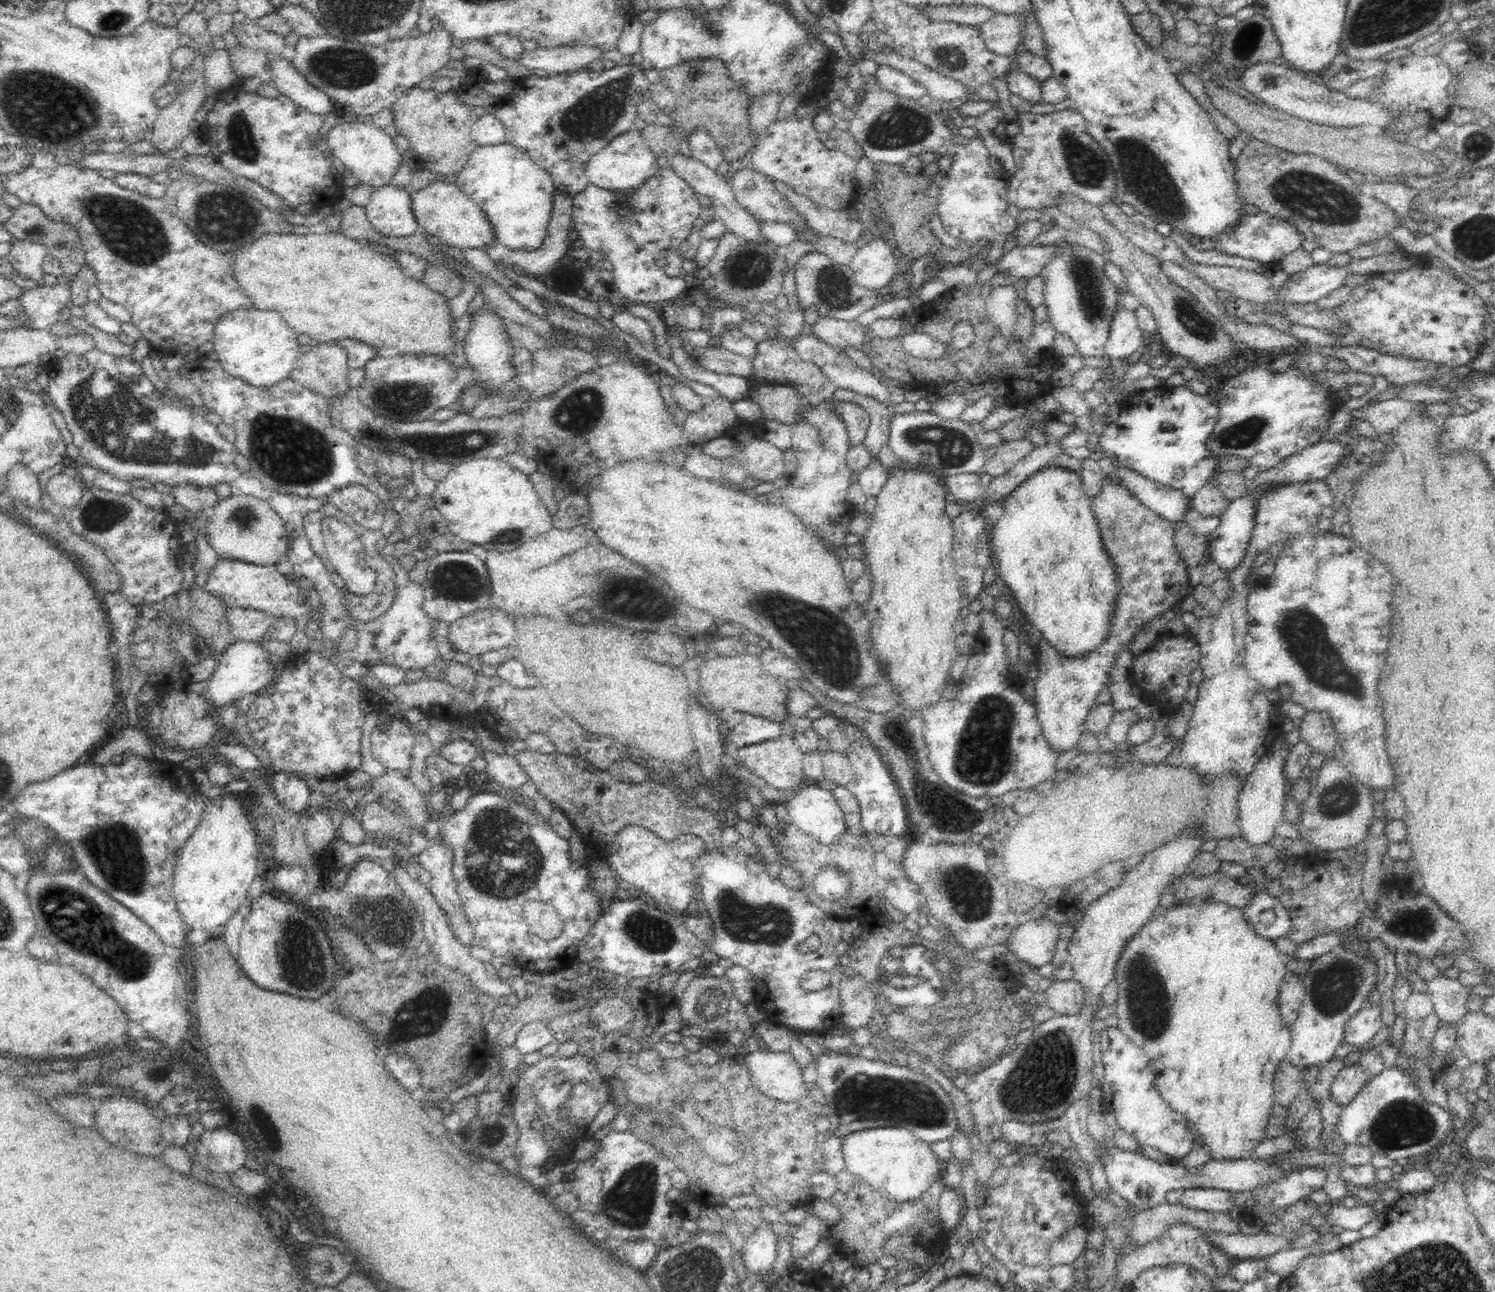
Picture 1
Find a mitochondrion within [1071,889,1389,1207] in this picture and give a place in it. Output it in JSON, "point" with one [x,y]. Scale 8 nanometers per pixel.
{"point":[1149,1013]}

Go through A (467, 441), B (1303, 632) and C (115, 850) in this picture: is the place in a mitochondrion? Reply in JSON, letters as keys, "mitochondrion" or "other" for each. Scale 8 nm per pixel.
{"A":"mitochondrion","B":"mitochondrion","C":"mitochondrion"}

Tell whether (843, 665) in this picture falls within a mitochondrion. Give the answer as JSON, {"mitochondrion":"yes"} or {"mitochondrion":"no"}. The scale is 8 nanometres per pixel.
{"mitochondrion":"yes"}

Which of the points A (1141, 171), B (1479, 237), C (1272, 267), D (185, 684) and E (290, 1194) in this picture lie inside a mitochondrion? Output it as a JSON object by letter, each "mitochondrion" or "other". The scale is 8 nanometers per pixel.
{"A":"mitochondrion","B":"mitochondrion","C":"other","D":"other","E":"other"}

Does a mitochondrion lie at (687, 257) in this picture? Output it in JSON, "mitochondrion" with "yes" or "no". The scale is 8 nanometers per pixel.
{"mitochondrion":"no"}

